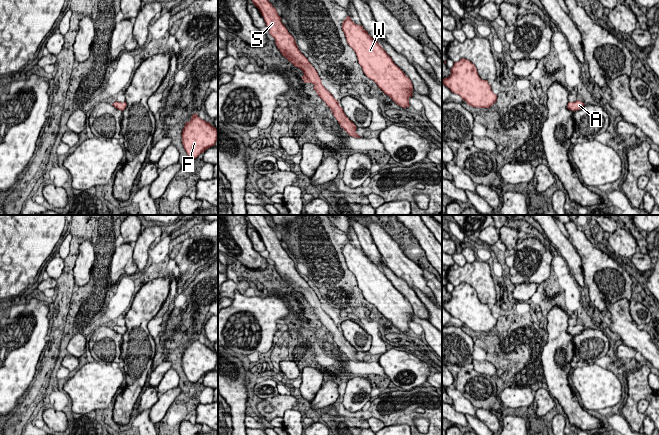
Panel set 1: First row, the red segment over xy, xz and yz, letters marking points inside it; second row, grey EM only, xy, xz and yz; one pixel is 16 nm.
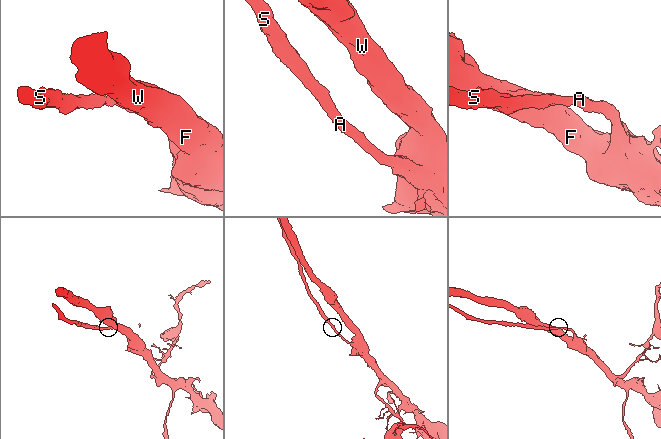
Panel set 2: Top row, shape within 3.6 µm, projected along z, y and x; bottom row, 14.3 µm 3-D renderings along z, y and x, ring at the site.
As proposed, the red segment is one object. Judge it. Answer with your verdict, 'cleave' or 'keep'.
keep

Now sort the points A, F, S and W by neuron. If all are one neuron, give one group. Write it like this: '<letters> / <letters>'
A F S W

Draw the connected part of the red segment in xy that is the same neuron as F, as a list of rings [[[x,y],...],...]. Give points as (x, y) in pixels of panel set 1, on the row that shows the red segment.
[[[197,113],[185,123],[182,131],[182,144],[190,158],[197,158],[218,140],[217,129],[209,122],[202,120]]]

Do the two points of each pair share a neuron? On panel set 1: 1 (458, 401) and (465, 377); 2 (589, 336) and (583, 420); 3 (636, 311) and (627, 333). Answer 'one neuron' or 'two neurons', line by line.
1: two neurons
2: two neurons
3: two neurons

